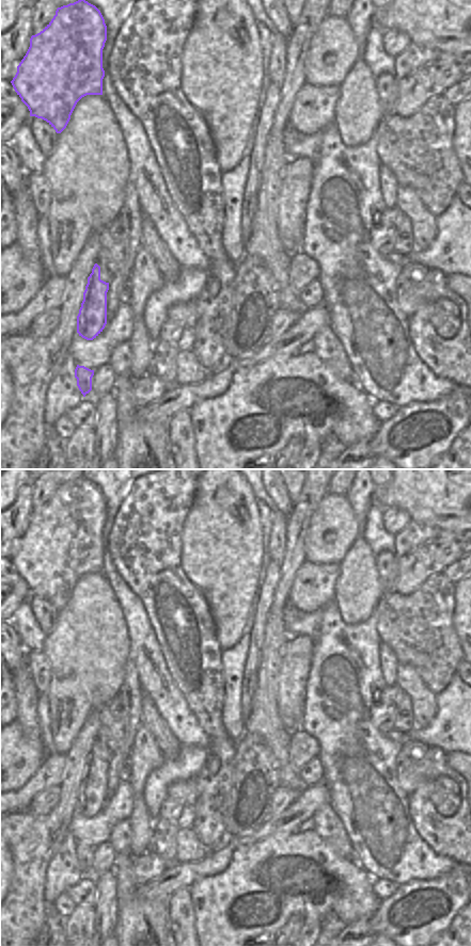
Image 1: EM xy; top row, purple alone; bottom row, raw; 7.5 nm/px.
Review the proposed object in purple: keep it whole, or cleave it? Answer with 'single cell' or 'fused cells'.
fused cells

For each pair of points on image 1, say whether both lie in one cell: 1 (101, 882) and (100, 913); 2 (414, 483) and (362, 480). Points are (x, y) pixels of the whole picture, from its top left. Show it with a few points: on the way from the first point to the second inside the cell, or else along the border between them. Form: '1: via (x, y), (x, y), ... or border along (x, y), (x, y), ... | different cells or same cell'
1: via (103, 890), (103, 906) | same cell
2: border along (376, 485), (372, 493), (371, 506) | different cells

